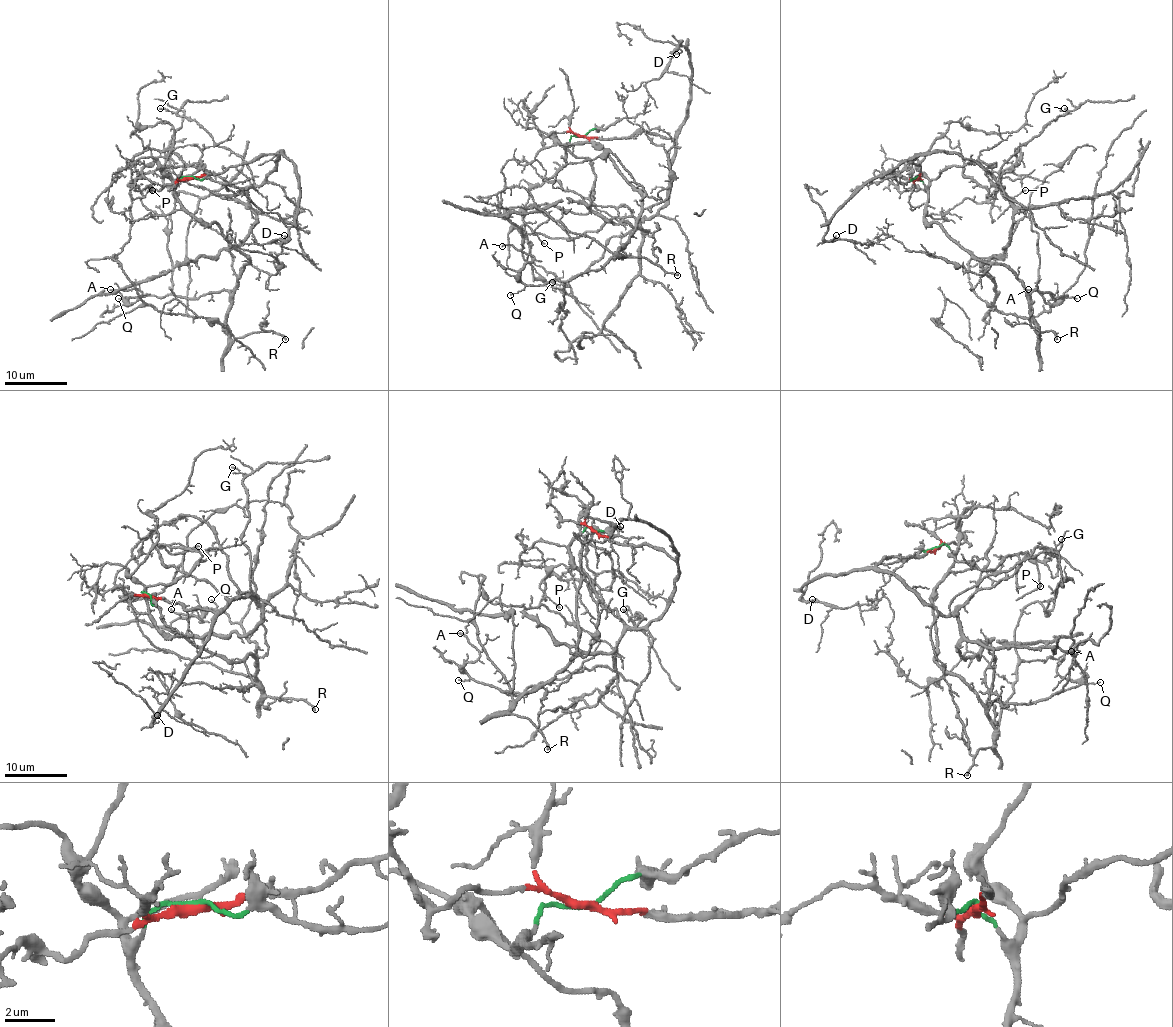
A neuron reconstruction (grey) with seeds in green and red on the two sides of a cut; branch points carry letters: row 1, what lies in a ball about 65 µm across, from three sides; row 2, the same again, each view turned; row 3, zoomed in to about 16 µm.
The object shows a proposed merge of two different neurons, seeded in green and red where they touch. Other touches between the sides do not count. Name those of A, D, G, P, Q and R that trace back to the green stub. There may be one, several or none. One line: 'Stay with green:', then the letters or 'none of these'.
Stay with green: A, P, Q, R

